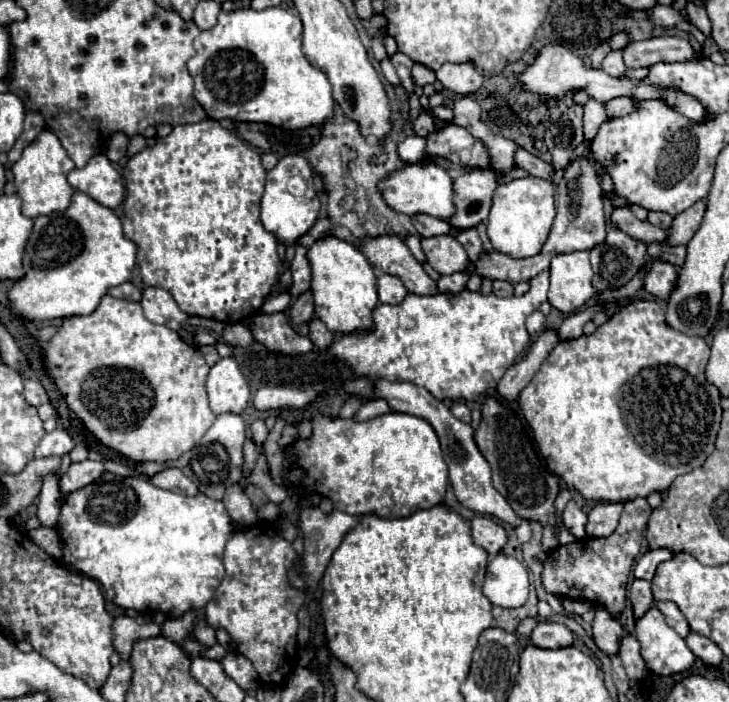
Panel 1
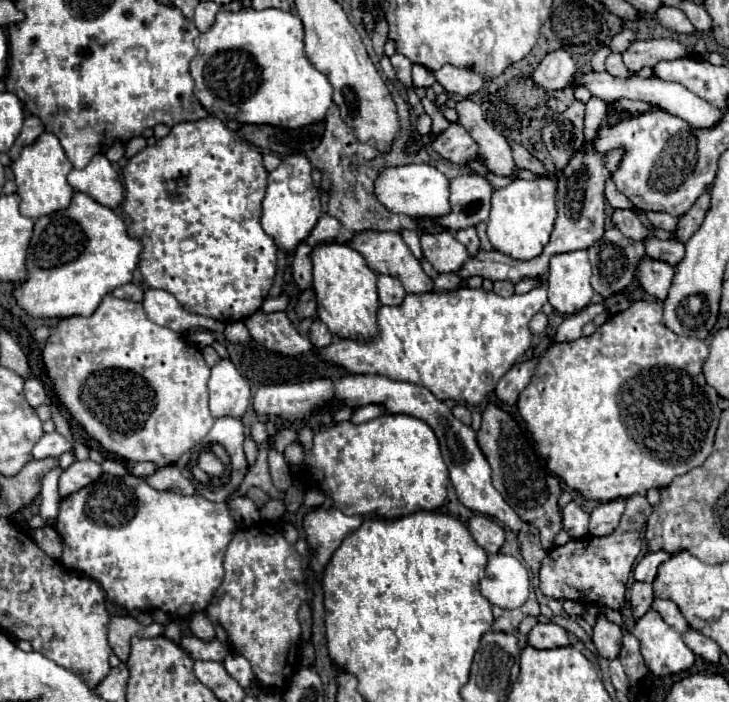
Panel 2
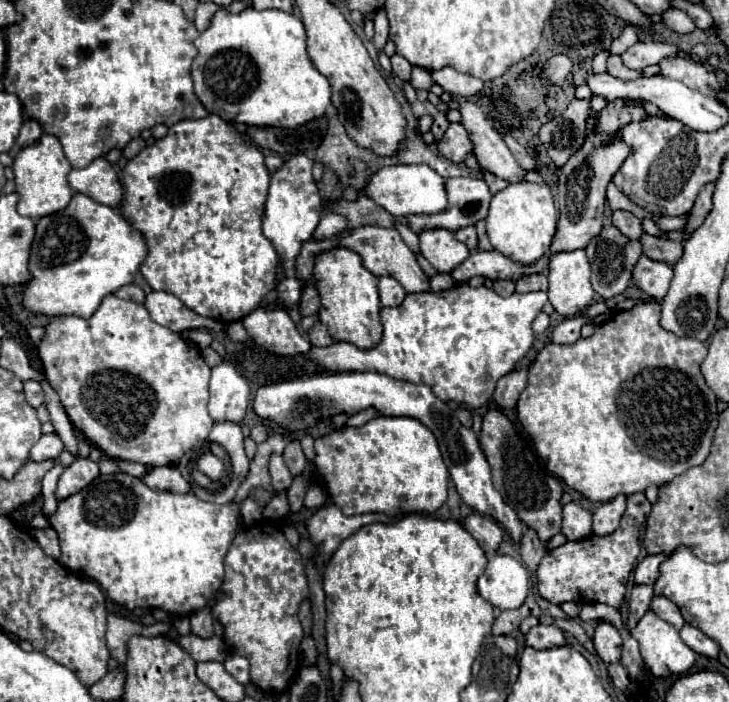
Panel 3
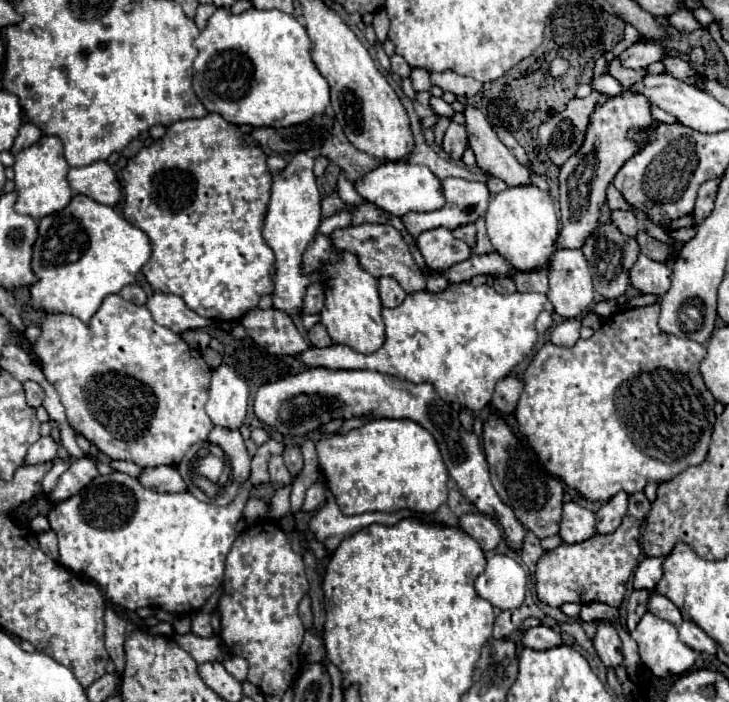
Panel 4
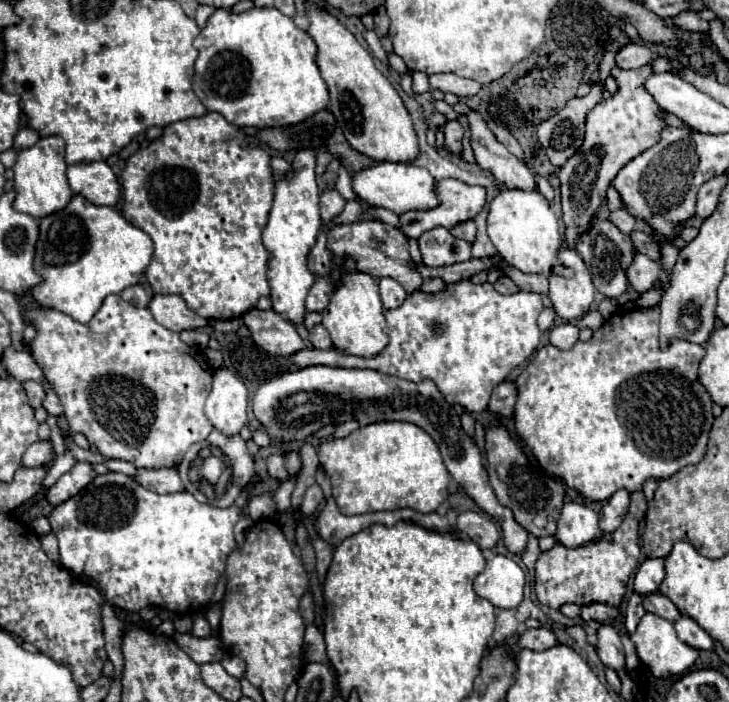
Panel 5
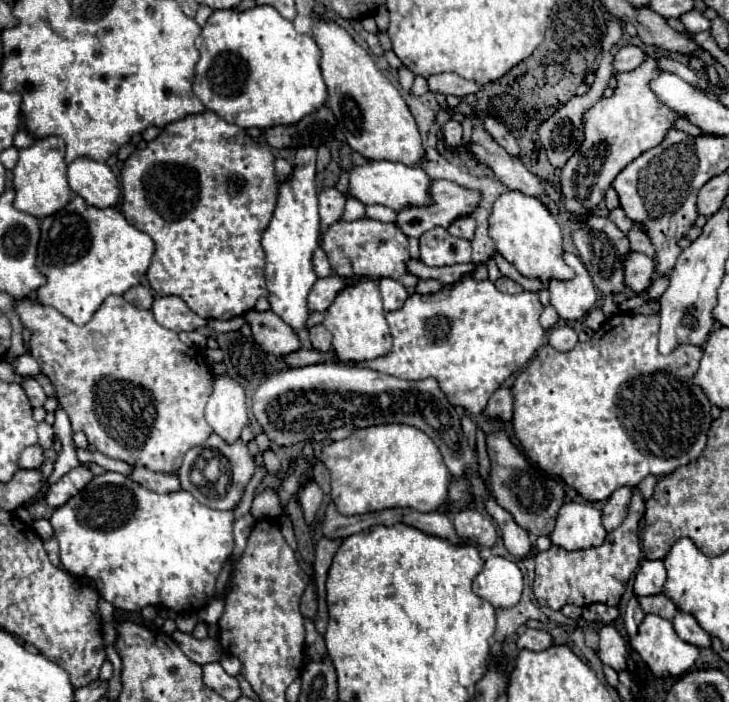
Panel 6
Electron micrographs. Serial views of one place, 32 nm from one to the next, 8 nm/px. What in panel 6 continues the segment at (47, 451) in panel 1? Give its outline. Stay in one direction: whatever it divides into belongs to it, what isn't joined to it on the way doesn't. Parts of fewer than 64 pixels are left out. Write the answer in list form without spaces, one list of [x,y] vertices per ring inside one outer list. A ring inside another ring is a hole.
[[[36,444],[34,446],[28,446],[22,452],[20,460],[18,460],[18,468],[20,470],[36,470],[40,464],[42,464],[42,448],[36,446]]]

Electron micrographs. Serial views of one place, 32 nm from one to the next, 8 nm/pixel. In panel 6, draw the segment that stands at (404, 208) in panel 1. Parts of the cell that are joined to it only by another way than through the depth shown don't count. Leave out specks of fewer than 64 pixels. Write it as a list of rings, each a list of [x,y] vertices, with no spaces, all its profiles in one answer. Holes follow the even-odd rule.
[[[366,160],[364,164],[354,164],[348,176],[348,196],[360,200],[362,204],[382,204],[392,210],[402,210],[406,204],[410,206],[426,206],[430,204],[428,198],[430,178],[422,168],[410,168],[402,162],[390,160]]]

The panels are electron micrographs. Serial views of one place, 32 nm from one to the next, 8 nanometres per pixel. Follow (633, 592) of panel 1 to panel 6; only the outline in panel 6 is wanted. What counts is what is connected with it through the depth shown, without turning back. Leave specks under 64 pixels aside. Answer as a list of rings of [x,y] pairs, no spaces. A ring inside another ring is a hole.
[[[632,598],[632,600],[628,602],[626,614],[624,614],[624,628],[626,628],[626,632],[628,632],[628,636],[630,636],[630,638],[634,638],[634,636],[636,636],[636,632],[638,632],[638,628],[640,628],[640,624],[642,624],[642,620],[644,620],[644,612],[640,610],[638,600],[636,600],[636,598]]]

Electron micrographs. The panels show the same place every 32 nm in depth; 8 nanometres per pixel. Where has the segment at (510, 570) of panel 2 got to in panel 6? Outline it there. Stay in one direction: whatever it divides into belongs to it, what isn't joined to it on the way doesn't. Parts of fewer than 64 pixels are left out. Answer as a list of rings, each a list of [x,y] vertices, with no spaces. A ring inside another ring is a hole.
[[[492,556],[476,576],[474,592],[480,598],[486,598],[494,608],[510,608],[520,600],[522,572],[512,560]]]

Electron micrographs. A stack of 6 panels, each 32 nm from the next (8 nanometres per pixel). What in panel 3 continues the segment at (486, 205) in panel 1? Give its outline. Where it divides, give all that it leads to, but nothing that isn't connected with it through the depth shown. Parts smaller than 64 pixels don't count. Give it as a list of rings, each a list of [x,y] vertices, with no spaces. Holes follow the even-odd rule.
[[[446,180],[446,194],[448,208],[444,212],[436,212],[432,216],[406,216],[406,226],[416,234],[430,228],[448,228],[450,232],[456,232],[458,228],[486,218],[492,194],[484,180]]]

